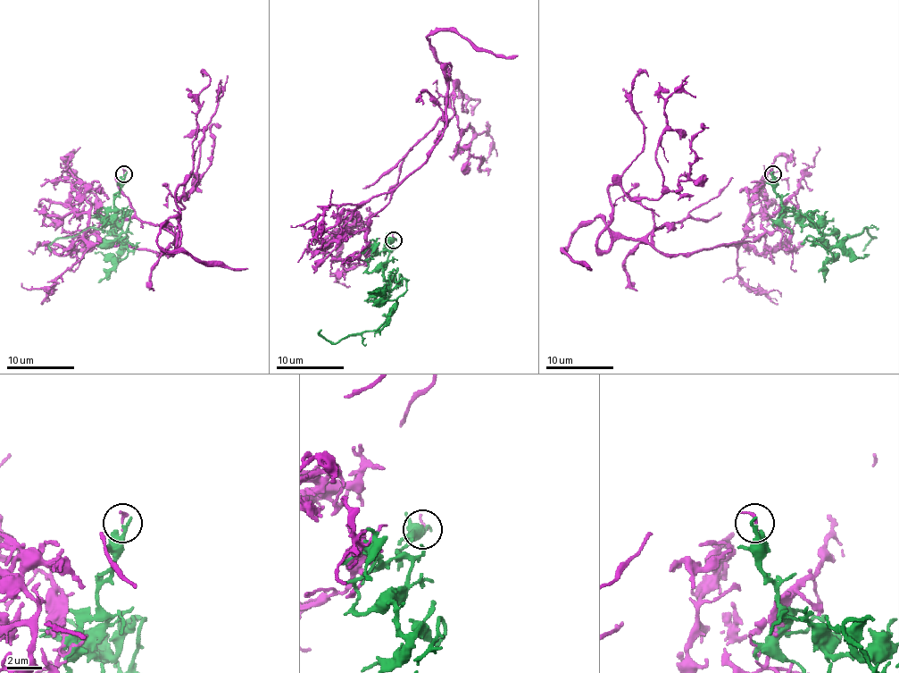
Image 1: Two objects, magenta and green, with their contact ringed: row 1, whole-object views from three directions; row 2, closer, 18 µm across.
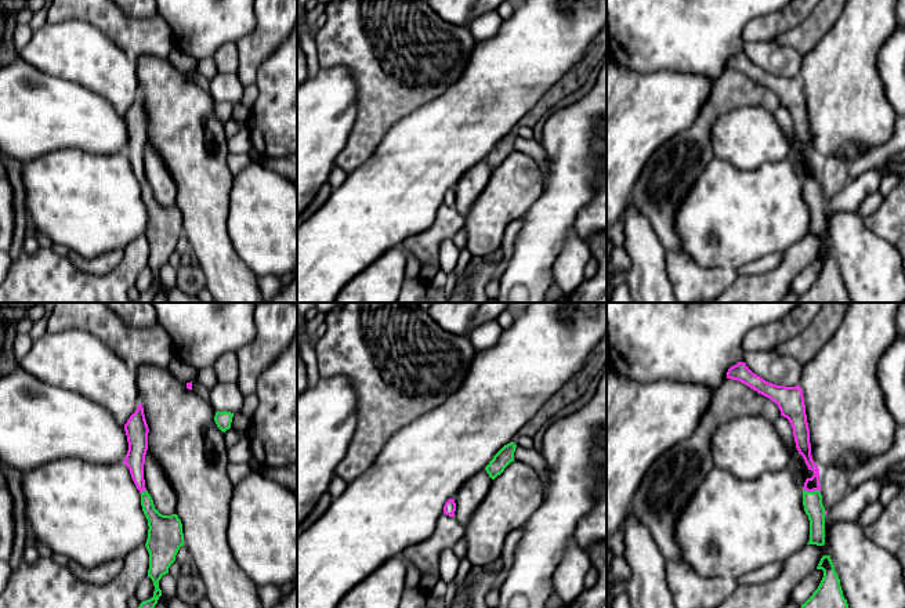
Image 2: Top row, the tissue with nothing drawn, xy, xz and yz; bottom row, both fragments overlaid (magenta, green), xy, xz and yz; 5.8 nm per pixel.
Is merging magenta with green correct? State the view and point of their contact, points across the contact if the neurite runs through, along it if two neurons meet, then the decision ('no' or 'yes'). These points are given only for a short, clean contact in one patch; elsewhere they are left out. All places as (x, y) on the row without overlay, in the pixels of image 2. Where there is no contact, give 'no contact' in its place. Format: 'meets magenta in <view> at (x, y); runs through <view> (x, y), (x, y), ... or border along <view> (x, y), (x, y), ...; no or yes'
meets magenta in yz at (811, 181); no

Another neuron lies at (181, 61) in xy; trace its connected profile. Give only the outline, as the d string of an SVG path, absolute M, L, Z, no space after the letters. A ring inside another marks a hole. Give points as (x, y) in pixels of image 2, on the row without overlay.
M174 48L170 53L170 55L167 57L167 59L171 62L171 65L177 70L180 70L182 73L191 73L191 72L196 70L196 66L198 66L198 61L193 57L182 53L178 48Z

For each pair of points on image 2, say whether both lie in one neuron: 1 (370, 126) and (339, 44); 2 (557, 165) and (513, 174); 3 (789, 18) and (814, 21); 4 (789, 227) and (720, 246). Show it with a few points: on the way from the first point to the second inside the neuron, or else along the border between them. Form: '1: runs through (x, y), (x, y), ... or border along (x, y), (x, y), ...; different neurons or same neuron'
1: runs through (370, 105), (370, 76), (359, 65); same neuron
2: border along (543, 176), (543, 192), (531, 206); different neurons
3: border along (810, 14), (786, 32); different neurons
4: runs through (773, 227), (739, 227), (737, 230); same neuron

